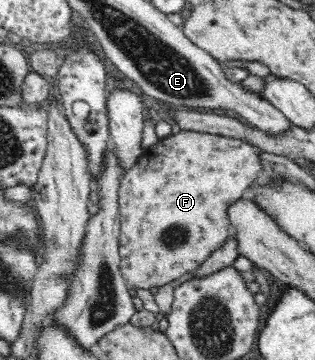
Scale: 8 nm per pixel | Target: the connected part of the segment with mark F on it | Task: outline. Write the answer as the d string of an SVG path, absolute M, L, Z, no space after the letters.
M180 130L145 148L139 160L125 172L118 189L120 268L127 285L147 290L169 285L198 268L218 250L233 232L227 208L244 198L262 162L260 149L248 141L195 130Z

